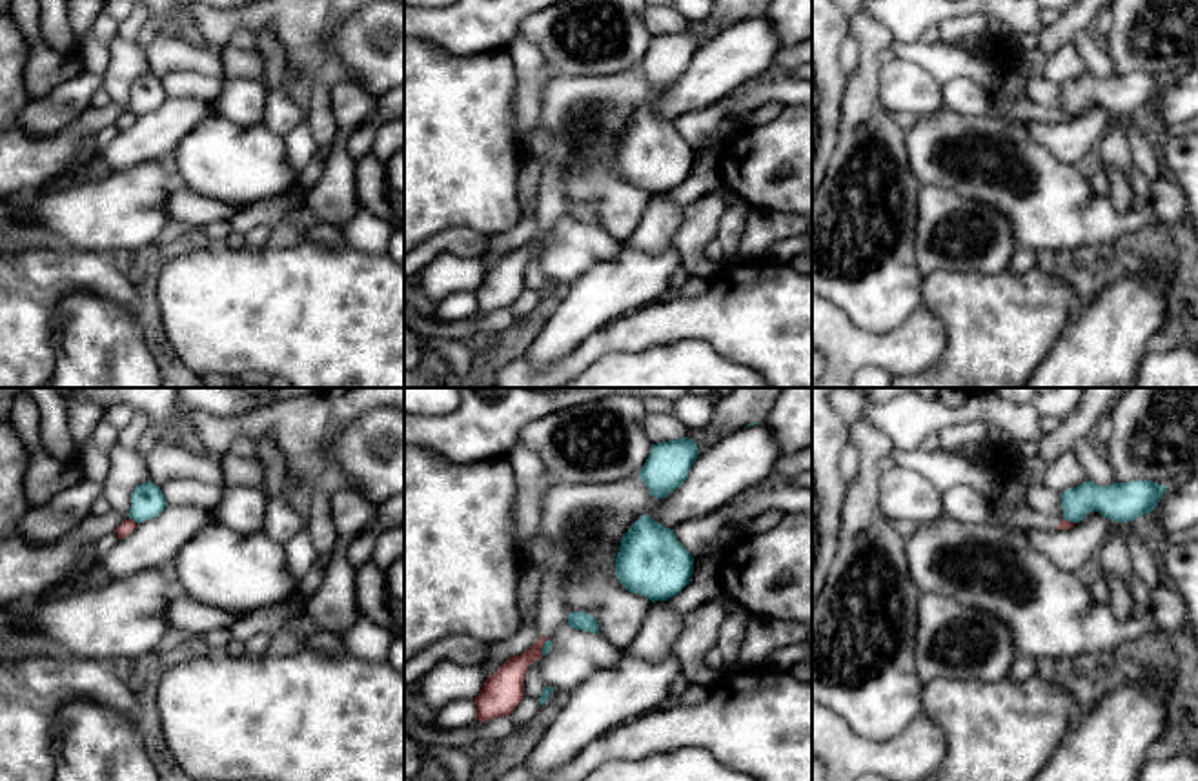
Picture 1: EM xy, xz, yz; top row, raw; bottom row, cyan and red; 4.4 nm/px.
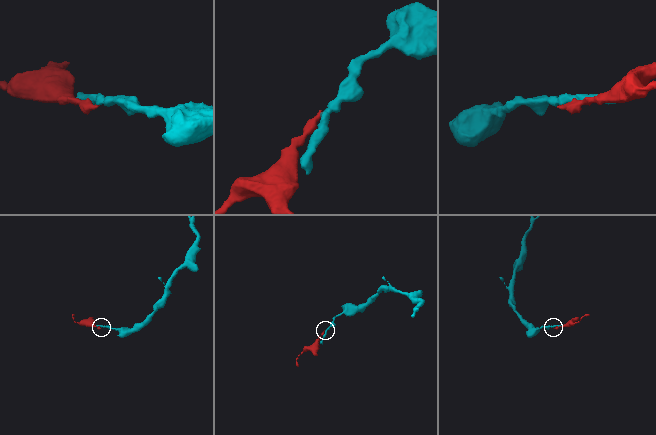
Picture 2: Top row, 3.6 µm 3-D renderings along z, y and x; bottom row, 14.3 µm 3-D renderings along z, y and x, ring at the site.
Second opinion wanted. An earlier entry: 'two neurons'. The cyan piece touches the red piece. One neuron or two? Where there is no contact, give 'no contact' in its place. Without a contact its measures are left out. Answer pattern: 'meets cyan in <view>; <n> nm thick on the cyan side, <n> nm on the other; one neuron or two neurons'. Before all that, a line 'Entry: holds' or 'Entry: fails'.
Entry: holds
meets cyan in xy; 150 nm thick on the cyan side, 60 nm on the other; two neurons

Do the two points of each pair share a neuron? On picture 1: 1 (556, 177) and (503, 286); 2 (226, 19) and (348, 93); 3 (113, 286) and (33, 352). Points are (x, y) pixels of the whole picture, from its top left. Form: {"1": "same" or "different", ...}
{"1": "same", "2": "different", "3": "same"}

